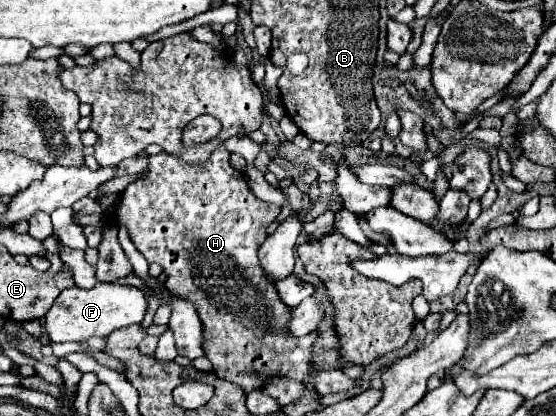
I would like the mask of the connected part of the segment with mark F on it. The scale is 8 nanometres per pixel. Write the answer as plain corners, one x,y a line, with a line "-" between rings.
98,282
94,288
68,288
60,294
60,304
54,304
46,314
46,336
50,342
86,342
94,336
106,338
110,332
128,326
140,324
144,318
148,304
142,290
134,286
122,284
102,284

